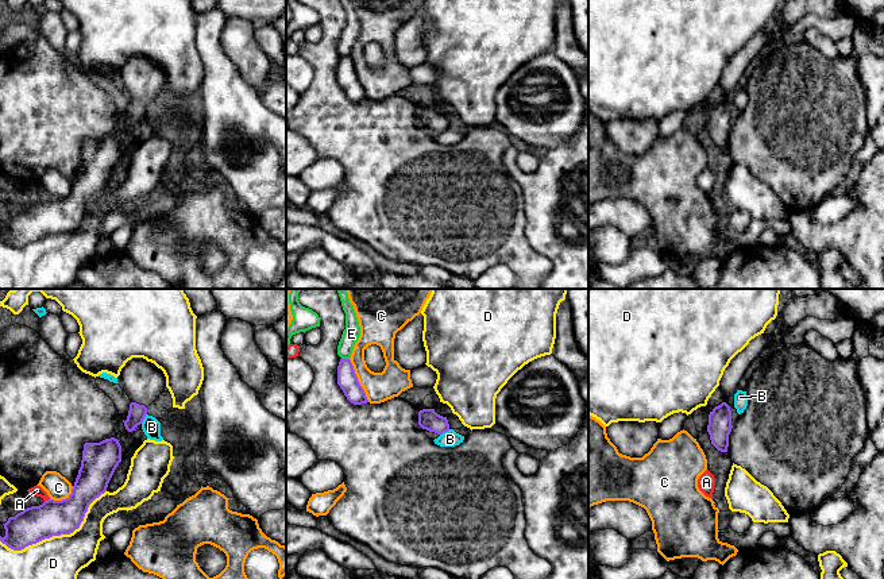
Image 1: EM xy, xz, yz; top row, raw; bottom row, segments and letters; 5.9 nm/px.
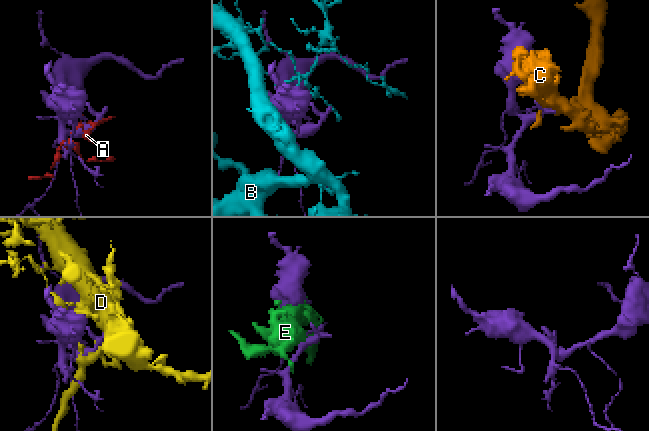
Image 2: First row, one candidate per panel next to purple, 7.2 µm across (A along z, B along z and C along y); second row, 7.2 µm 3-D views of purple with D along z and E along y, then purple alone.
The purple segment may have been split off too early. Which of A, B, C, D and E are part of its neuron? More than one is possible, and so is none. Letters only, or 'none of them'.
none of them

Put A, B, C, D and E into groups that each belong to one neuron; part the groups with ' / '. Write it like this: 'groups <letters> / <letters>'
groups A / B / C / D / E

